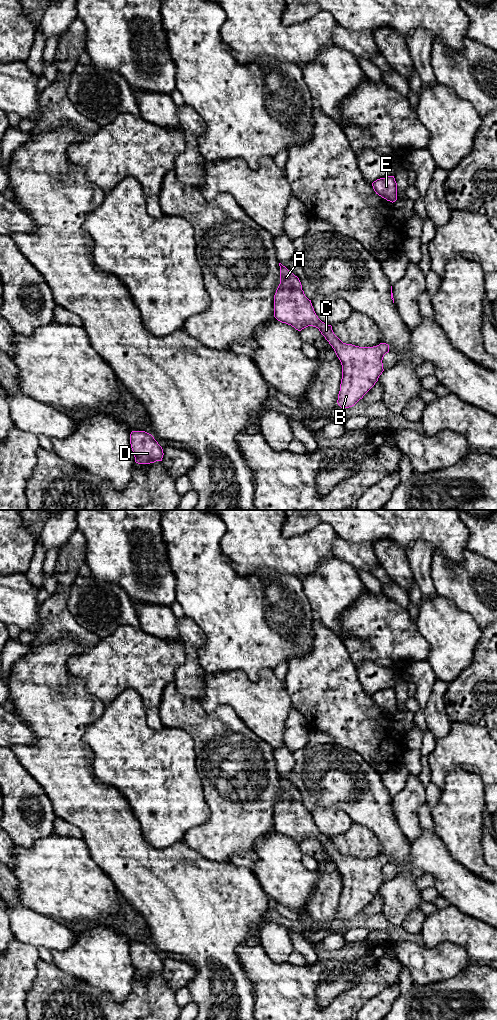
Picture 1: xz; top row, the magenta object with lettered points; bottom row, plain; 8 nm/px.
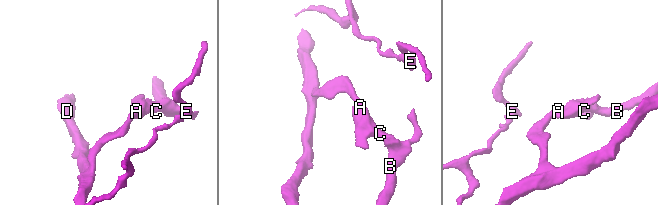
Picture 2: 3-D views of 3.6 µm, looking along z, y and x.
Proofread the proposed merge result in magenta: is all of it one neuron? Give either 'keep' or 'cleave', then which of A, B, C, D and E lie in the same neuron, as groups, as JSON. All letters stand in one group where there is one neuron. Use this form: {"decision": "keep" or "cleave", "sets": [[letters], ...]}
{"decision": "keep", "sets": [["A", "B", "C", "D", "E"]]}

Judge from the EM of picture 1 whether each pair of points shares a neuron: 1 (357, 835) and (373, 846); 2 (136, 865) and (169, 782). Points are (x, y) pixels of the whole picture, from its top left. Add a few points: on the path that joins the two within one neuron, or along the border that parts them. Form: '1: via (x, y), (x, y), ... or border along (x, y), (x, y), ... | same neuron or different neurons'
1: via (361, 838), (369, 846) | same neuron
2: border along (136, 819), (149, 843), (169, 846) | different neurons

